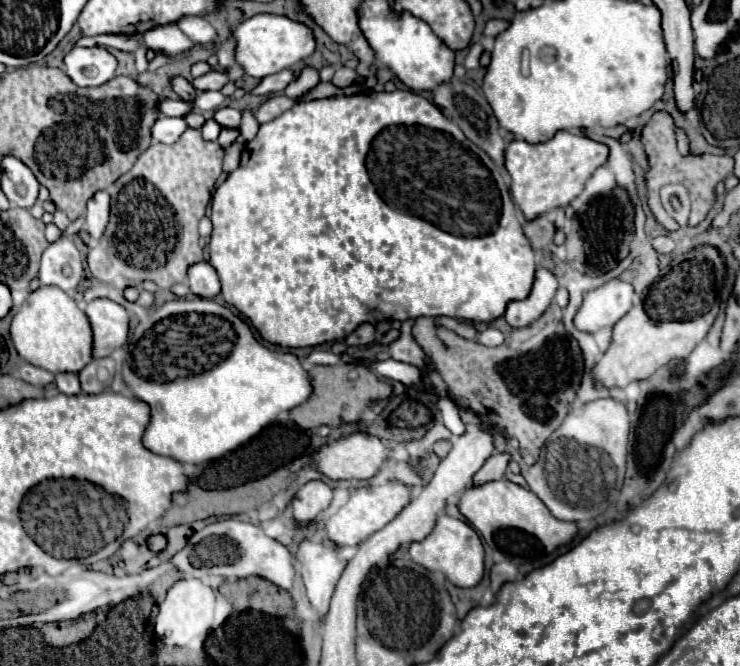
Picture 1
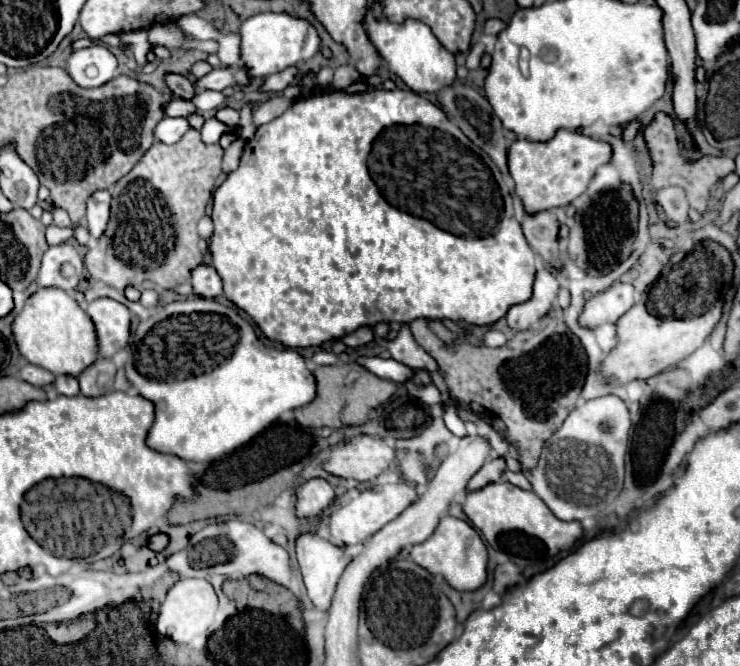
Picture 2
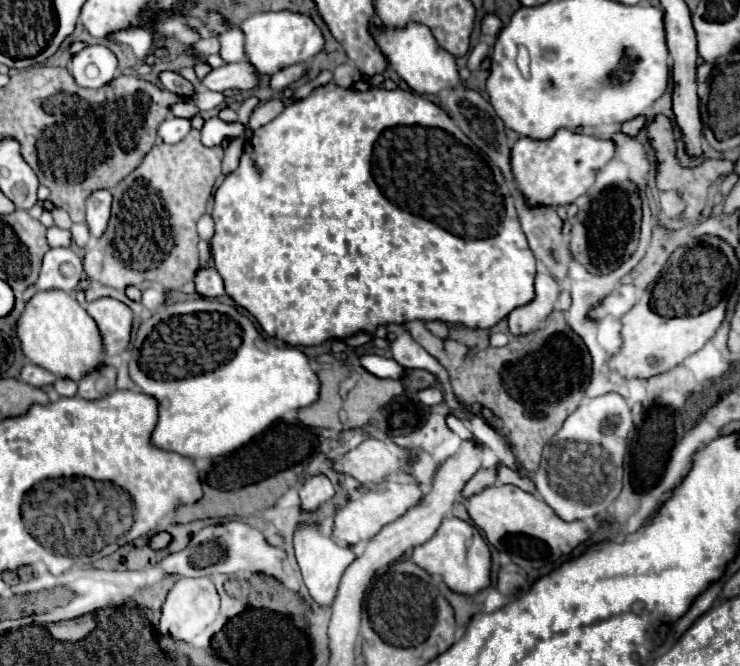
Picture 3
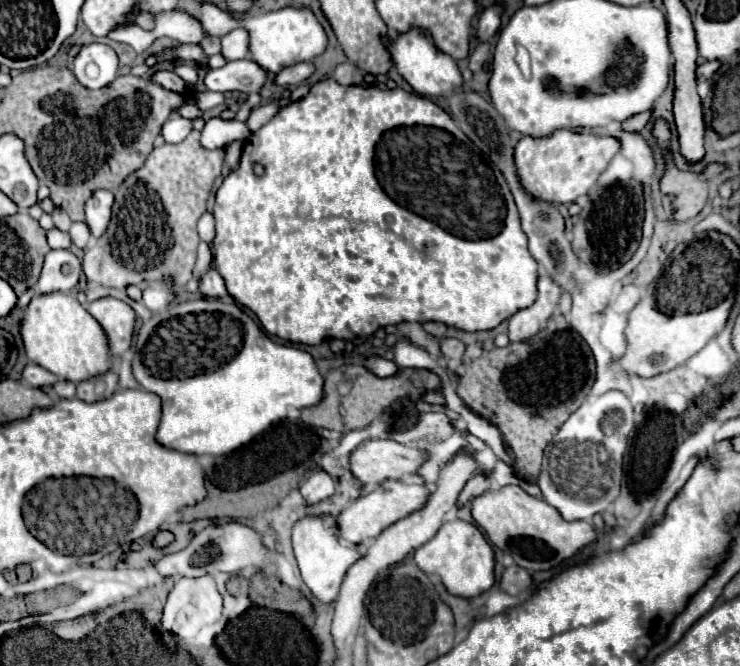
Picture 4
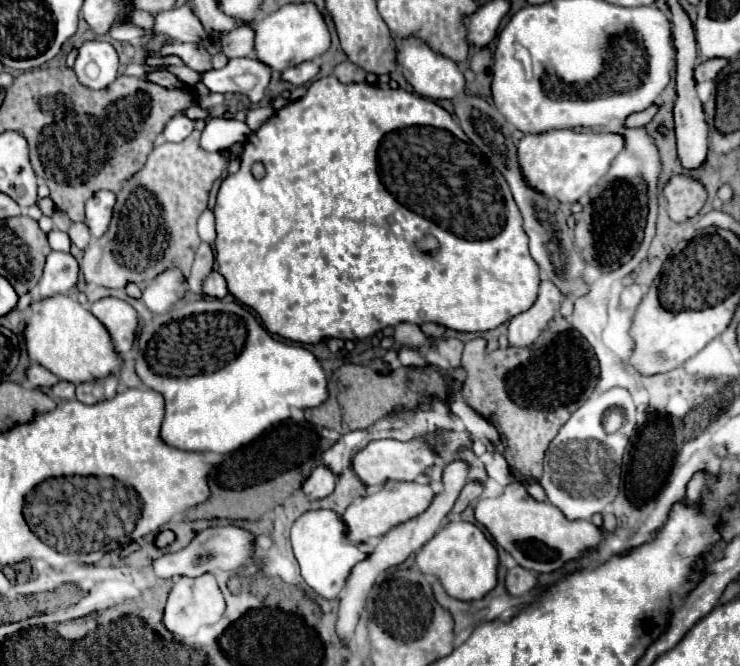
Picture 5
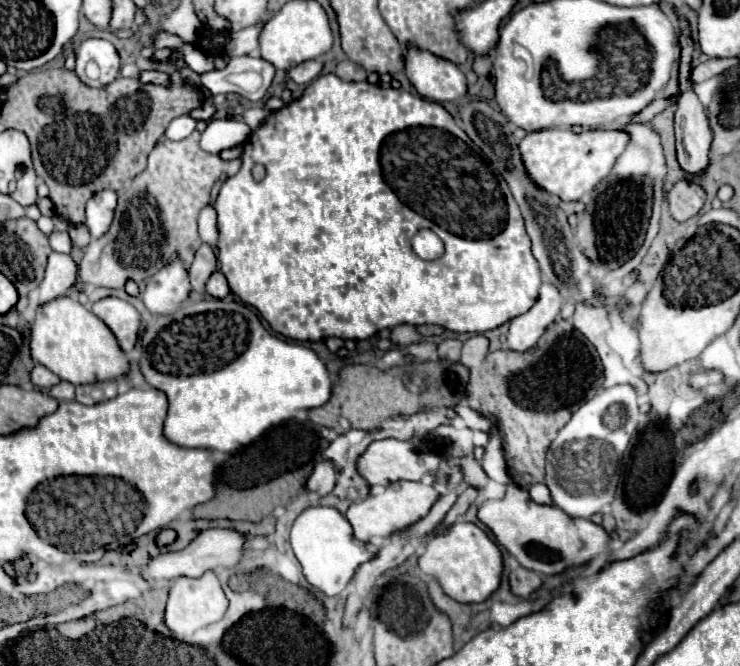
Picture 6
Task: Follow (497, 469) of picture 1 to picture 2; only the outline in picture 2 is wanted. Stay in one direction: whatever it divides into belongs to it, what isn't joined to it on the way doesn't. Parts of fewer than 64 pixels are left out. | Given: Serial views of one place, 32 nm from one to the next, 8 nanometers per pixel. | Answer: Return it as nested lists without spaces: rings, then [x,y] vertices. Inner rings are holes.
[[[494,460],[494,462],[490,462],[490,464],[486,464],[486,466],[482,466],[472,478],[470,478],[470,482],[468,482],[468,486],[466,486],[466,492],[474,492],[474,490],[480,490],[480,488],[484,488],[484,486],[488,486],[488,484],[492,484],[492,482],[498,482],[500,480],[500,472],[504,470],[506,466],[504,466],[504,460]]]

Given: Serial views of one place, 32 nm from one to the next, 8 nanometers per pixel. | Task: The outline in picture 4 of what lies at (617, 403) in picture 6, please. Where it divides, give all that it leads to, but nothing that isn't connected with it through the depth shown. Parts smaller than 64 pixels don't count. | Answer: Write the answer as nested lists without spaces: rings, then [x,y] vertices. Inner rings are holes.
[[[610,390],[602,396],[590,396],[548,444],[536,484],[544,500],[554,506],[564,520],[590,520],[594,514],[604,512],[618,496],[622,454],[626,450],[628,432],[634,428],[632,418],[634,410],[624,392]]]

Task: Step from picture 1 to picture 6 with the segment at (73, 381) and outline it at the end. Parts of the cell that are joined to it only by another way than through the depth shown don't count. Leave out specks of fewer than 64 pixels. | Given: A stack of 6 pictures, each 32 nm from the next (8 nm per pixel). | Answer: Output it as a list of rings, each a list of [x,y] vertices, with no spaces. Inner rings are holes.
[[[60,382],[50,388],[50,396],[56,400],[74,400],[74,386],[70,382]]]

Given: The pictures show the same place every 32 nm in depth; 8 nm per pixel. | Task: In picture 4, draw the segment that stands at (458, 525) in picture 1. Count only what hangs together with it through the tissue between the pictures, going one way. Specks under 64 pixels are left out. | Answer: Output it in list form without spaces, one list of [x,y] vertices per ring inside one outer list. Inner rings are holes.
[[[450,520],[438,534],[414,552],[414,562],[426,574],[440,576],[446,590],[460,598],[474,598],[494,586],[494,550],[484,534],[470,522]]]

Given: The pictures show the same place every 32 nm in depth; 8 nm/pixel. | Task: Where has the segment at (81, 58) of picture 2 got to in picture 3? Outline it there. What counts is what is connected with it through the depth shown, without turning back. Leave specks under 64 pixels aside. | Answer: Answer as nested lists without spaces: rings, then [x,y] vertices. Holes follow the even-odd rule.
[[[102,44],[86,46],[68,64],[74,80],[84,88],[102,88],[118,74],[118,60],[114,52]]]

